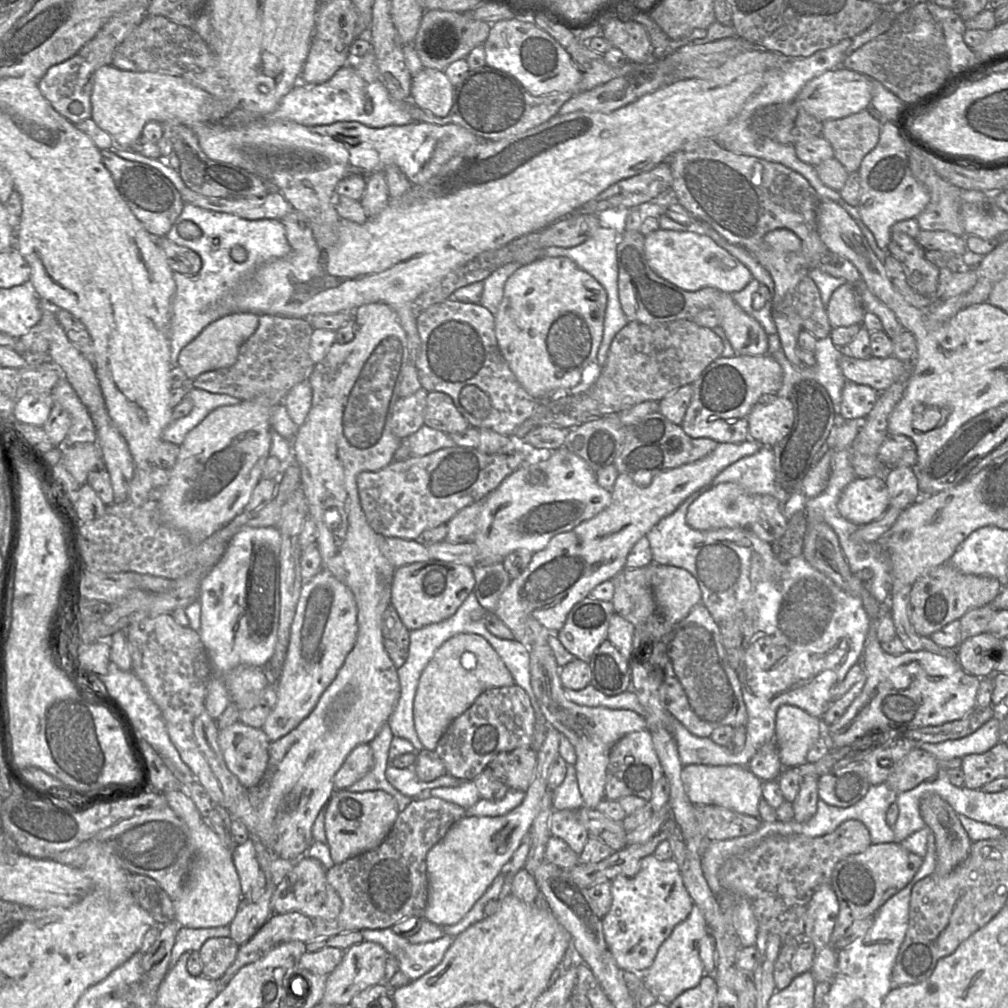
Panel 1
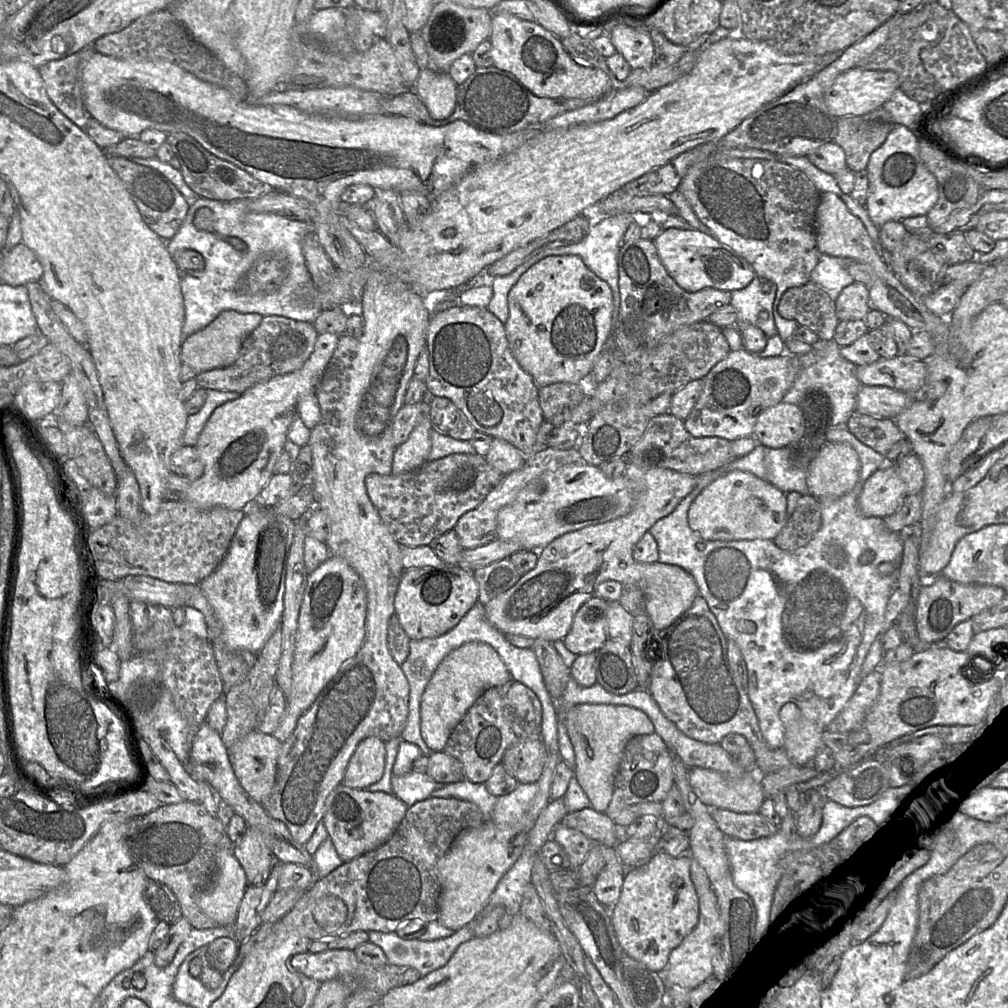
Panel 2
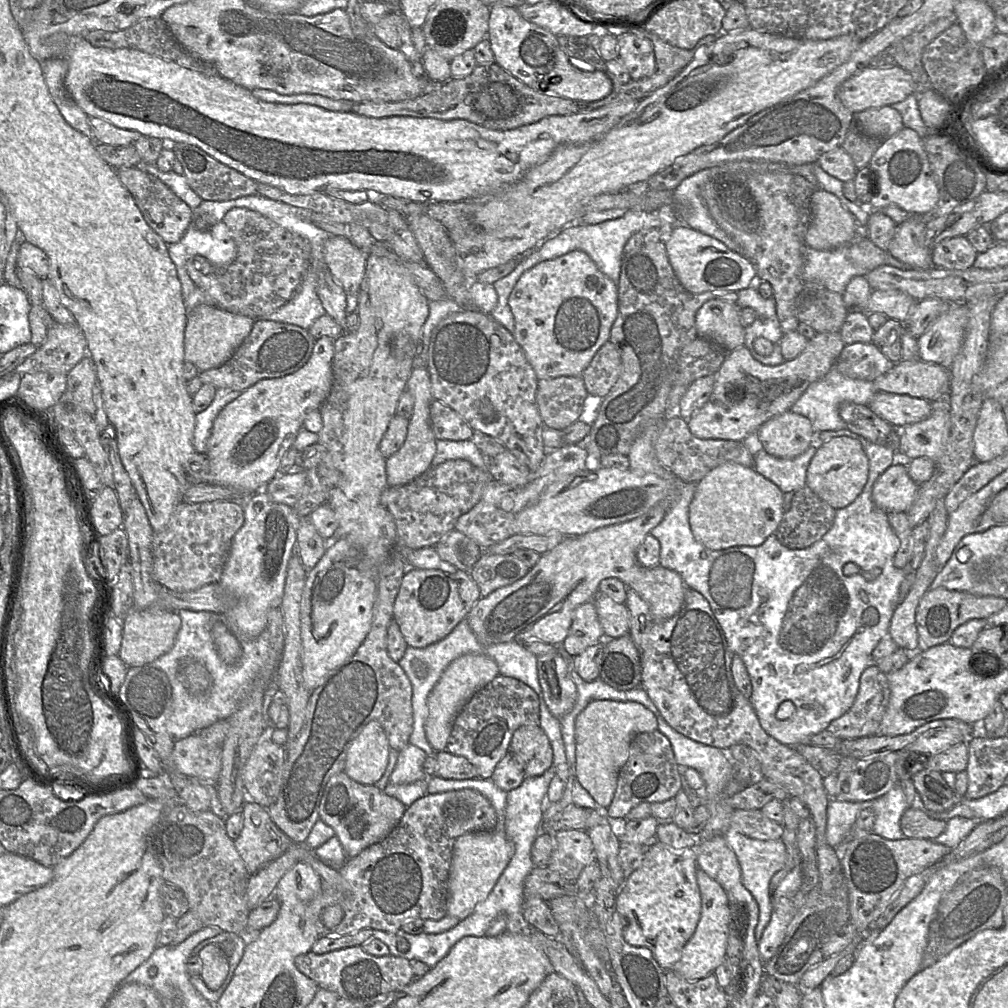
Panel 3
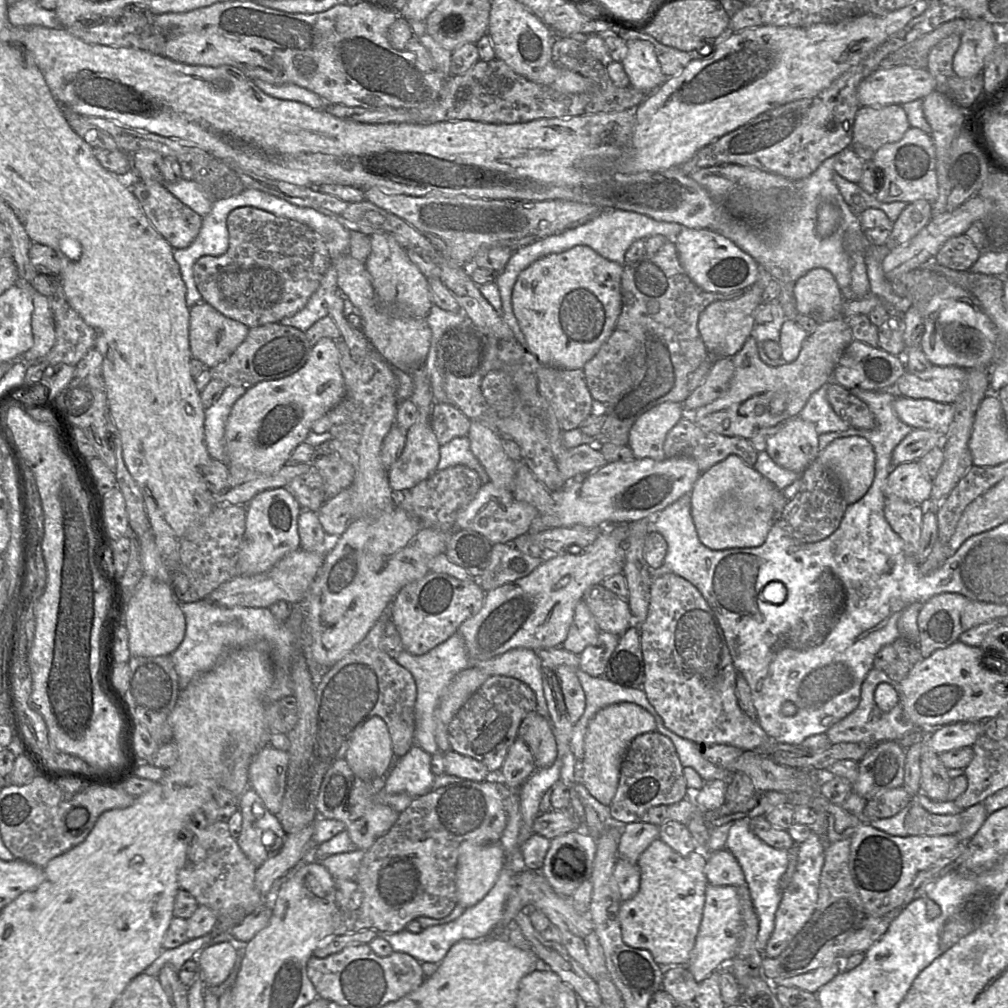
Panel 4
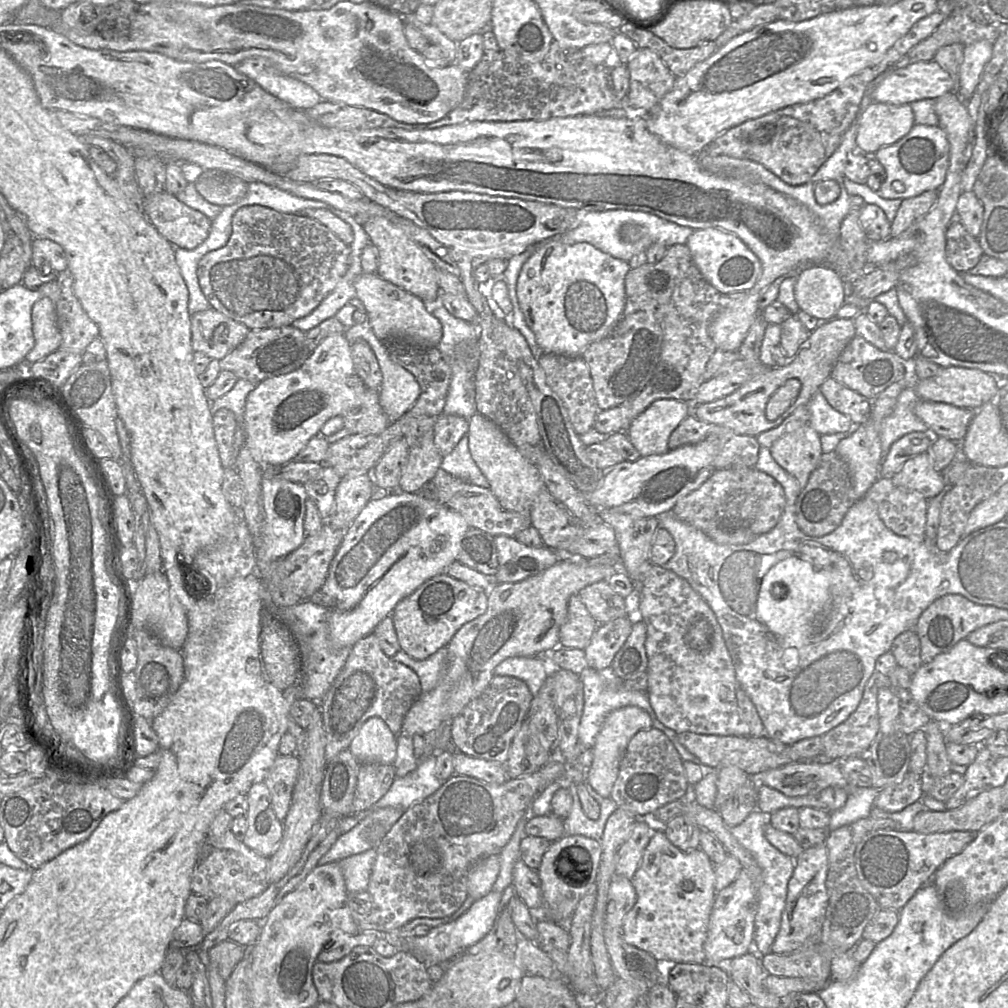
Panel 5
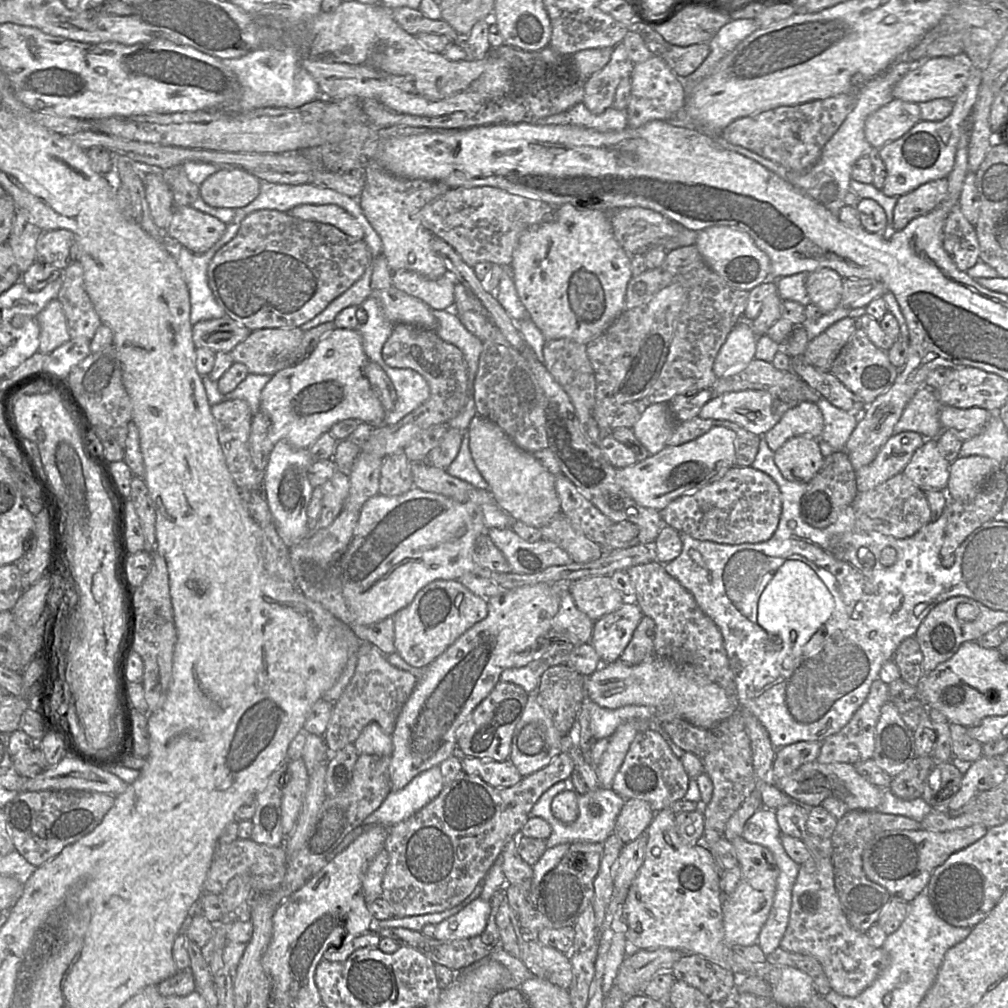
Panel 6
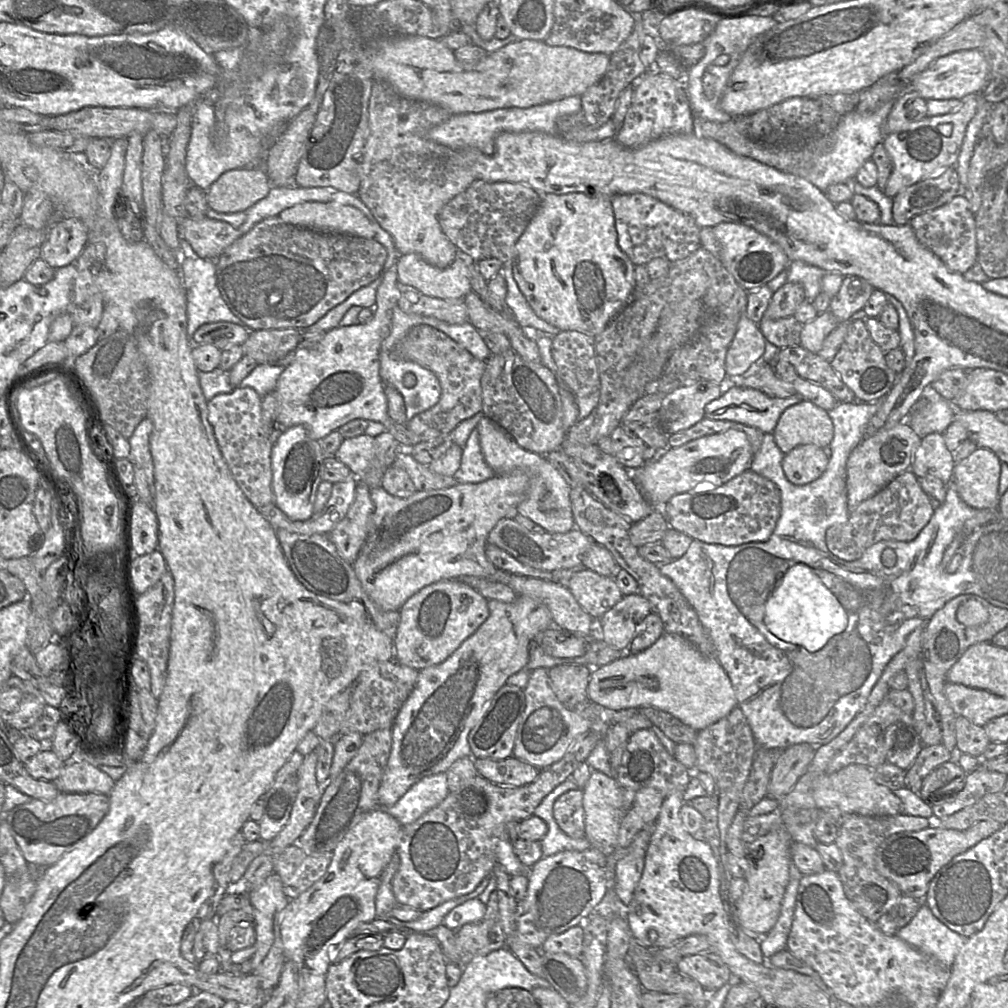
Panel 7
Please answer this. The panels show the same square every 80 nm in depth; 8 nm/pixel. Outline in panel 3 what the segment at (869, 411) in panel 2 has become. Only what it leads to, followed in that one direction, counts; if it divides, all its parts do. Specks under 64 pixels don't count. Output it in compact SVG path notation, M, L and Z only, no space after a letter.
M877 392L869 407L895 428L919 422L931 413L931 402L926 399L888 392Z

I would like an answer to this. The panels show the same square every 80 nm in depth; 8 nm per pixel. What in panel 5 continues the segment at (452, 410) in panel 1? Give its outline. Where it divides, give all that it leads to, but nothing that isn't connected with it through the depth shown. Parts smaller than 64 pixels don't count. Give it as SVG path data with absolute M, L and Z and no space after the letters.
M442 413L436 418L433 441L442 456L449 454L459 440L467 434L468 420L458 415Z

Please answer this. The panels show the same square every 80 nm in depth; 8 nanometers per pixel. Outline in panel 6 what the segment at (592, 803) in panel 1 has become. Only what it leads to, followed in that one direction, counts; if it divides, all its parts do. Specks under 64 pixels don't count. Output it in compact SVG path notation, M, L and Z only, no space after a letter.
M630 720L619 725L610 736L608 747L601 761L595 766L601 787L605 789L612 787L614 777L622 766L635 735L639 731L649 729L649 723L643 720Z

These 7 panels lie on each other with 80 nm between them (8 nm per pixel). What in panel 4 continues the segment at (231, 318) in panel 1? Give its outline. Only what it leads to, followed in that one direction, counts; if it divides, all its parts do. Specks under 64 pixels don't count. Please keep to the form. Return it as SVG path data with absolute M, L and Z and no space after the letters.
M198 302L189 308L189 345L192 358L200 360L207 368L228 358L246 339L250 328L230 319L207 302Z

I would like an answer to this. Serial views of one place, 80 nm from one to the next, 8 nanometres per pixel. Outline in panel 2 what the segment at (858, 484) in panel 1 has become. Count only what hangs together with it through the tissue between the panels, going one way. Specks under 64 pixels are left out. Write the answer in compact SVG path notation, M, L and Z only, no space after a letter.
M895 466L883 467L865 481L858 507L864 516L885 518L894 514L907 496L906 484Z

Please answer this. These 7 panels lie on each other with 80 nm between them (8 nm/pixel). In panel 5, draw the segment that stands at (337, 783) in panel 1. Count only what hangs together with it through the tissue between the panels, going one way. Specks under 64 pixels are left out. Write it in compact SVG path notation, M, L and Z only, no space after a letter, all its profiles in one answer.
M372 717L361 726L349 750L360 763L393 765L396 757L396 737L381 718Z

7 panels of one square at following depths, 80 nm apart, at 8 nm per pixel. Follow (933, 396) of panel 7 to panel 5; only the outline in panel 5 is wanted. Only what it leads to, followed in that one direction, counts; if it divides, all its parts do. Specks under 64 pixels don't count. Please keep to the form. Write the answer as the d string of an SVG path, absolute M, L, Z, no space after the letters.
M906 387L900 393L894 411L881 423L880 439L882 461L891 445L911 432L930 432L928 426L914 413L914 406L920 400L913 387Z

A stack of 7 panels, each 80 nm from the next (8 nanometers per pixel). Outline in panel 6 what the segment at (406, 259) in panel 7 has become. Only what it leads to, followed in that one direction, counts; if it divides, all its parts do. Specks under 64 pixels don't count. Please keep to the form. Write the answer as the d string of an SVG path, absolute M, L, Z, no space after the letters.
M398 270L392 276L392 285L421 299L432 310L454 309L456 282L448 271L442 277L434 280L409 270Z

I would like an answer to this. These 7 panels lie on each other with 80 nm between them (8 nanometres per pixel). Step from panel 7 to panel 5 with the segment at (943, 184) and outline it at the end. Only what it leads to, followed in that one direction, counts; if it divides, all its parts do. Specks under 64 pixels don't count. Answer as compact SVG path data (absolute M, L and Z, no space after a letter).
M929 190L918 196L903 199L891 224L890 237L899 236L913 223L925 216L935 205L937 198L938 190Z

